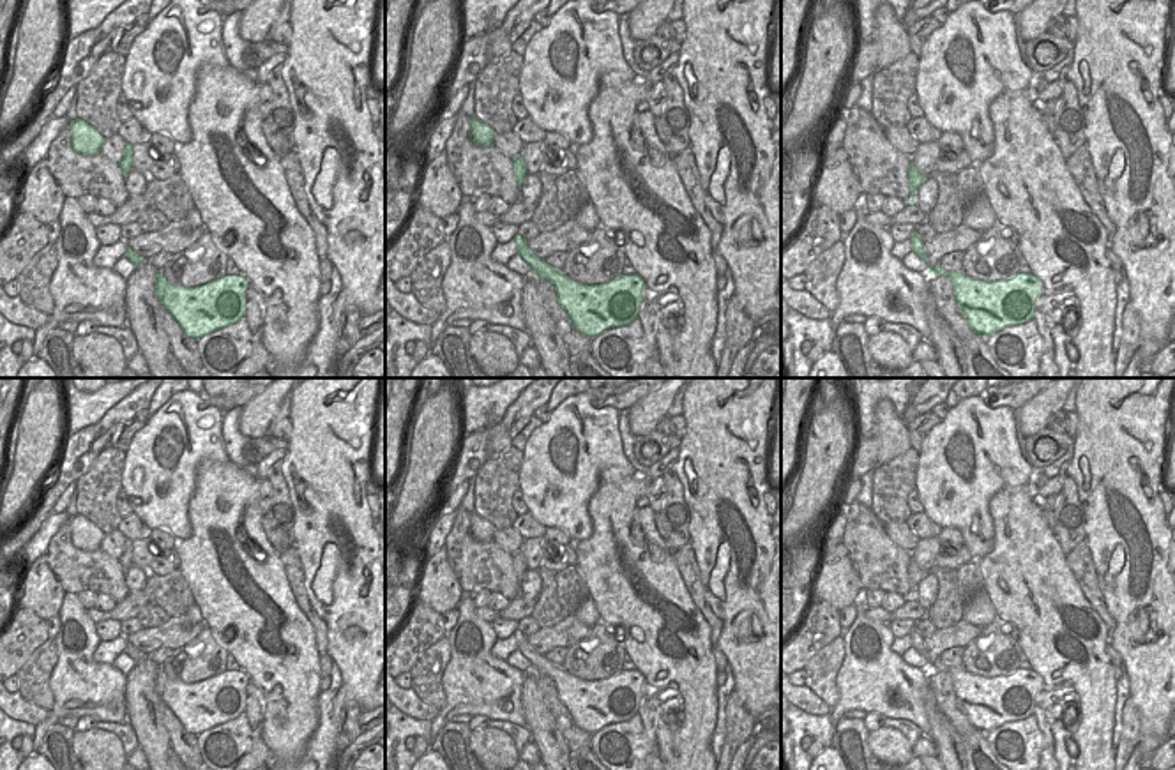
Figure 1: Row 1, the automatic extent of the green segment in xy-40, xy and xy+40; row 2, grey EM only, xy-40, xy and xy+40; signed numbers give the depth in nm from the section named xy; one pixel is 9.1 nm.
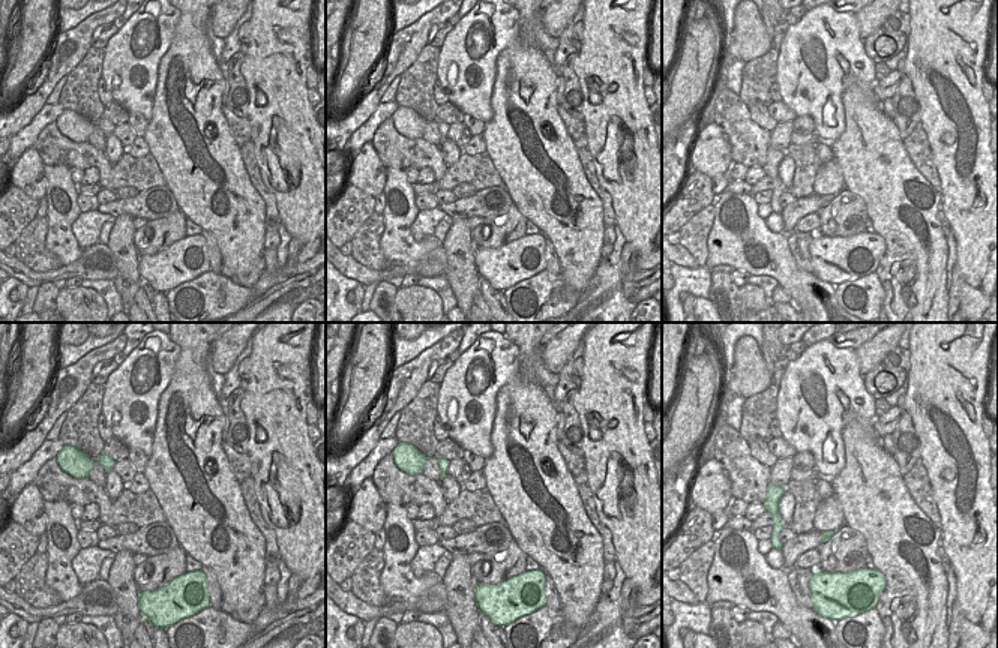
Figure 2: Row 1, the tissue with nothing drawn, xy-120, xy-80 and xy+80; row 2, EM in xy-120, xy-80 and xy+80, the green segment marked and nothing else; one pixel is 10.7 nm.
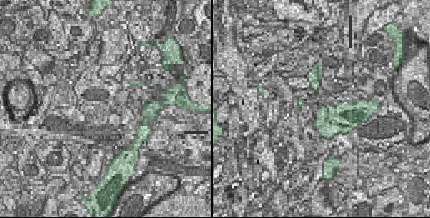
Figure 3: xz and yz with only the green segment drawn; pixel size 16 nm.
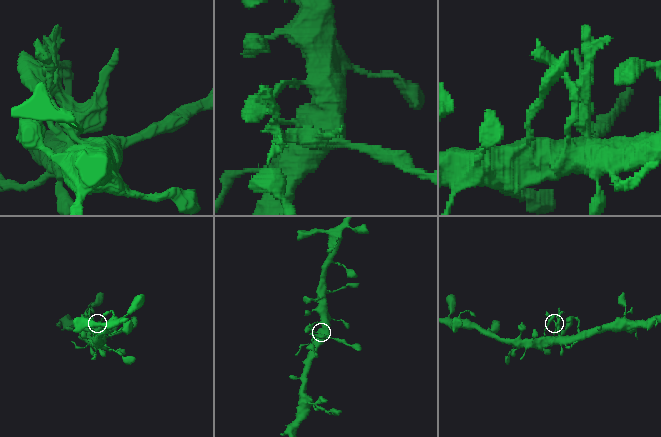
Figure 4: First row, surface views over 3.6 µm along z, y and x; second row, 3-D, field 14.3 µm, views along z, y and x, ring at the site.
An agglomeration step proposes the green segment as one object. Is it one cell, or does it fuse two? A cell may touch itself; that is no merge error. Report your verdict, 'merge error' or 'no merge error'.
merge error

